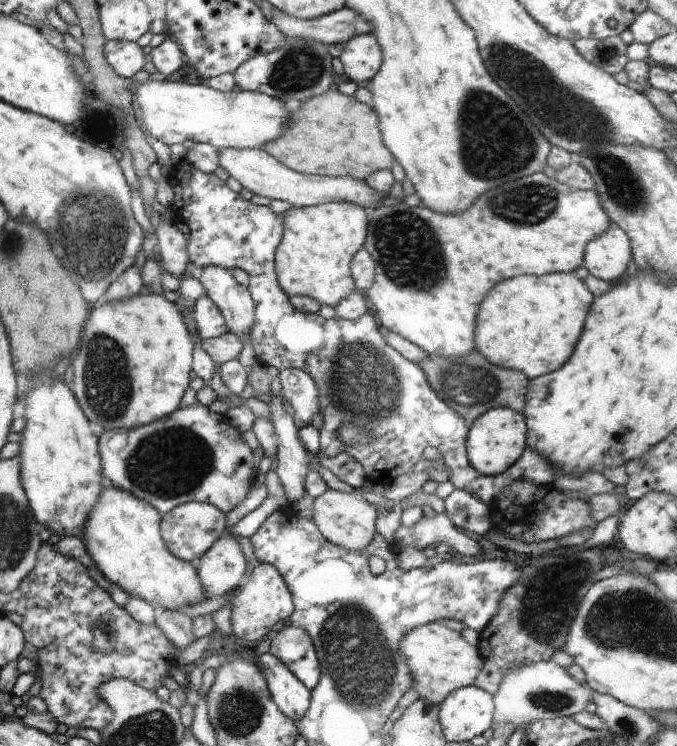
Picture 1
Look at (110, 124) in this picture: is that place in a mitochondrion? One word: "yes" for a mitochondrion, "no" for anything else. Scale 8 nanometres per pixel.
yes

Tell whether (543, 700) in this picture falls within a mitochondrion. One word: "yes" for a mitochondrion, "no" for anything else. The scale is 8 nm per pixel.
yes

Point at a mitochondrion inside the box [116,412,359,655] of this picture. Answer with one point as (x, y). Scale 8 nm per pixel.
(171, 461)

